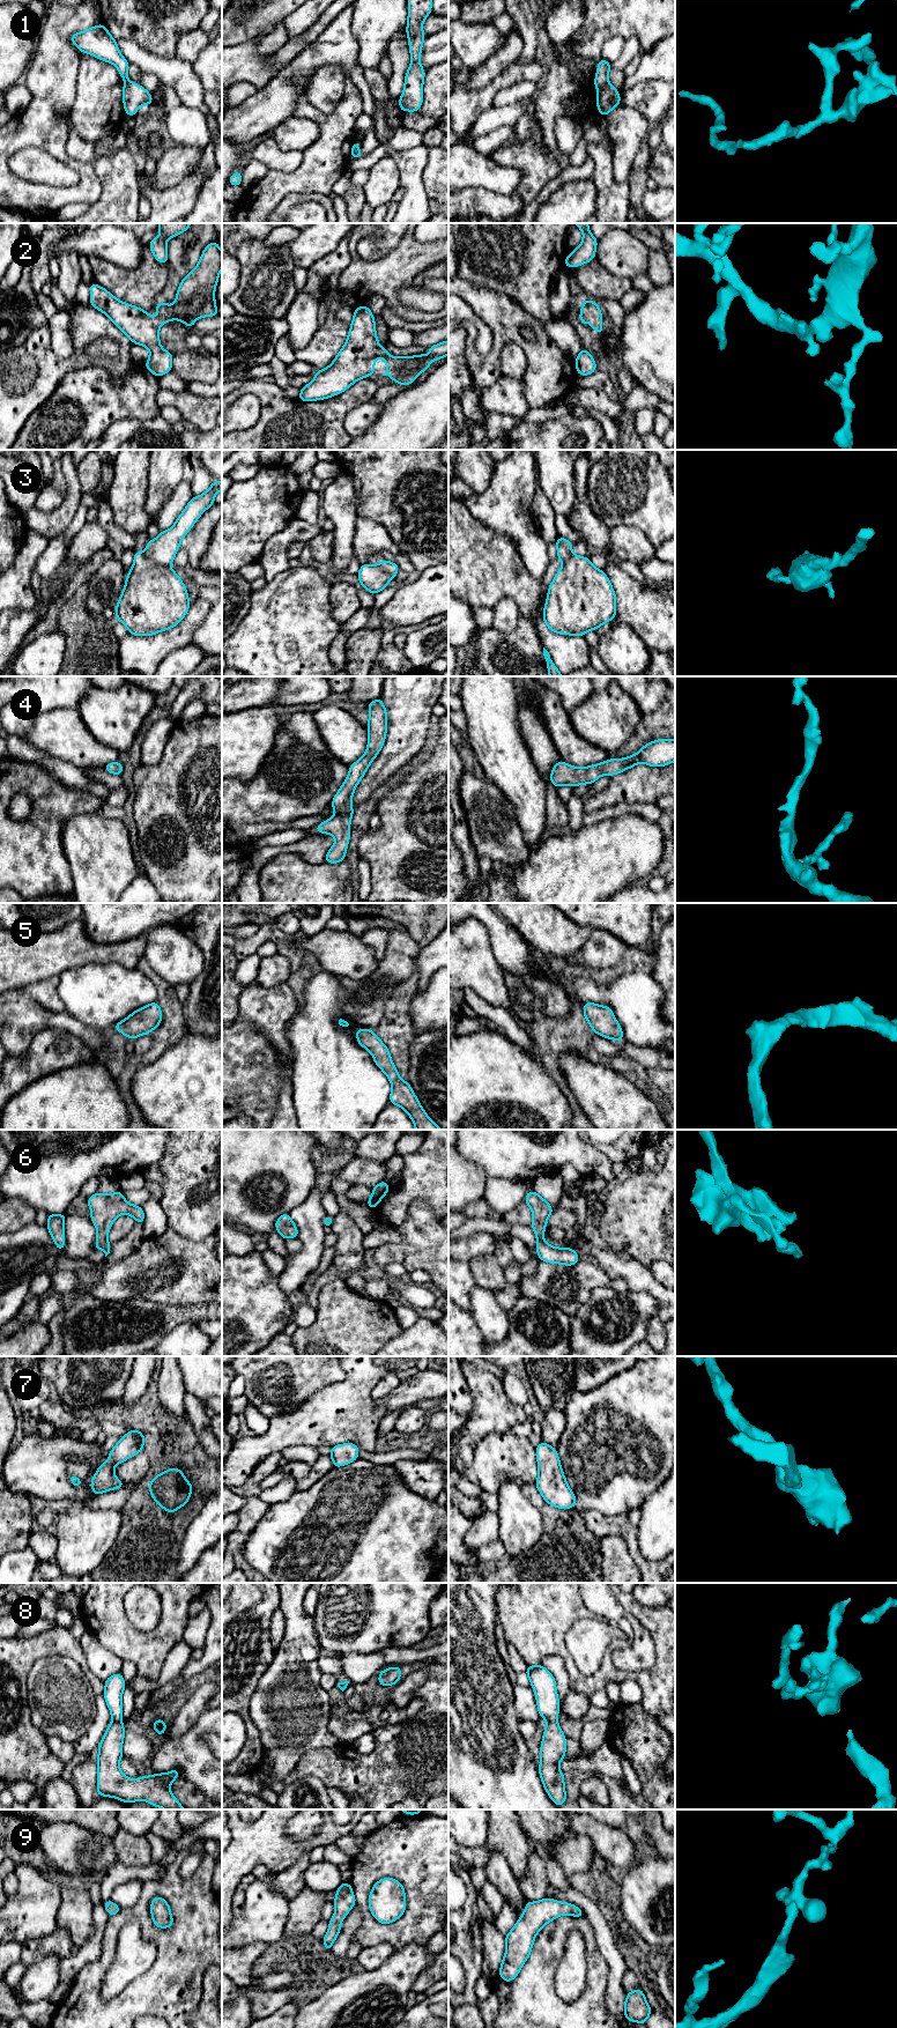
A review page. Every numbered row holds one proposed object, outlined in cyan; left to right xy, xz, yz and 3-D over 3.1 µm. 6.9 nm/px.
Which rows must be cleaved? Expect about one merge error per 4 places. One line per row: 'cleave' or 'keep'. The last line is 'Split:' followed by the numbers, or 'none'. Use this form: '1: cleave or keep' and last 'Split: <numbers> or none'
1: cleave
2: keep
3: cleave
4: keep
5: keep
6: keep
7: keep
8: keep
9: keep
Split: 1, 3

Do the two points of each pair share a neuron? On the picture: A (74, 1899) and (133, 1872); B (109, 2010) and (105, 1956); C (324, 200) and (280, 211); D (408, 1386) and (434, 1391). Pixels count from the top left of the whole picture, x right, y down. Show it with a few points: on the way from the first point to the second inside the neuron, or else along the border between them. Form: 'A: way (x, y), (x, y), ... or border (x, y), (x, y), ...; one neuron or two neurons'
A: border (95, 1902), (93, 1910), (94, 1930); two neurons
B: way (95, 1997), (96, 1970); one neuron
C: way (313, 198), (290, 200); one neuron
D: way (414, 1388), (428, 1388); one neuron

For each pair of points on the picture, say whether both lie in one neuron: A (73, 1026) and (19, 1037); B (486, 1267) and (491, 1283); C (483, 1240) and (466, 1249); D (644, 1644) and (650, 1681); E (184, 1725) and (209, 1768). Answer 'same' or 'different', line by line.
A: same
B: same
C: same
D: different
E: different

